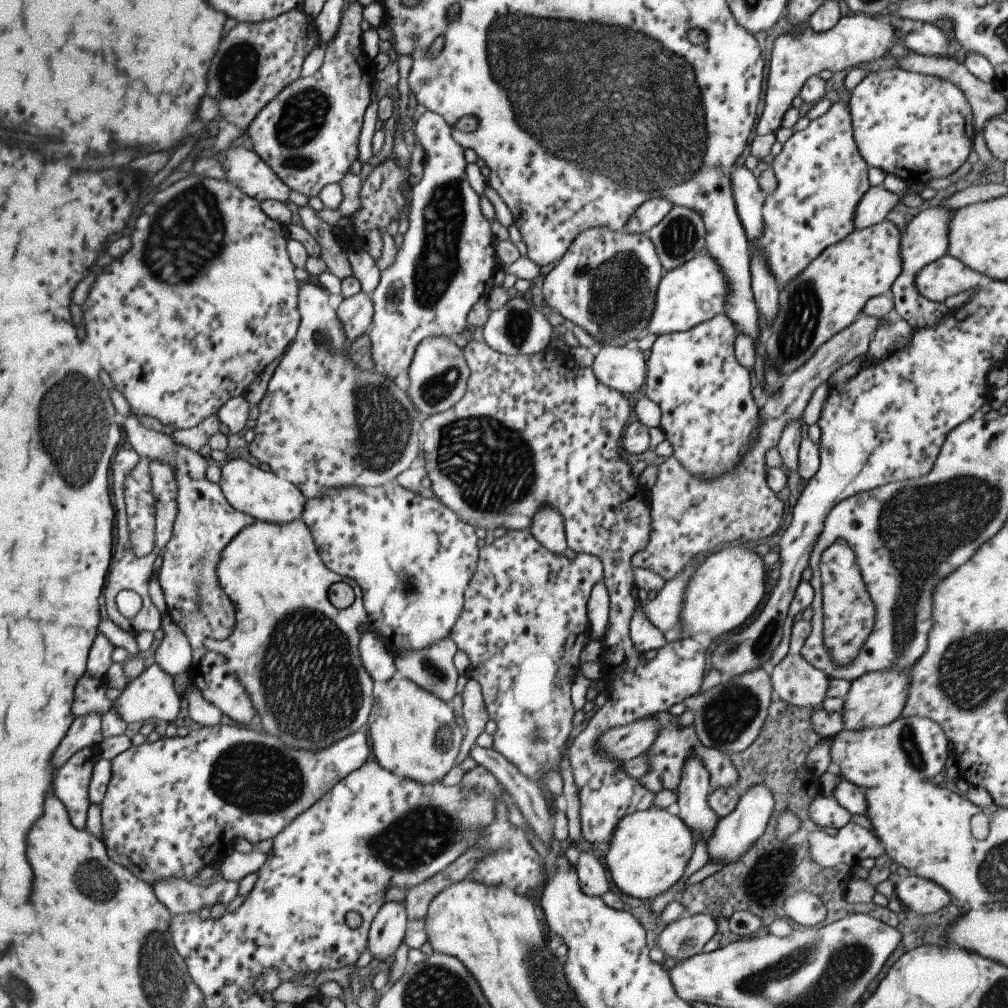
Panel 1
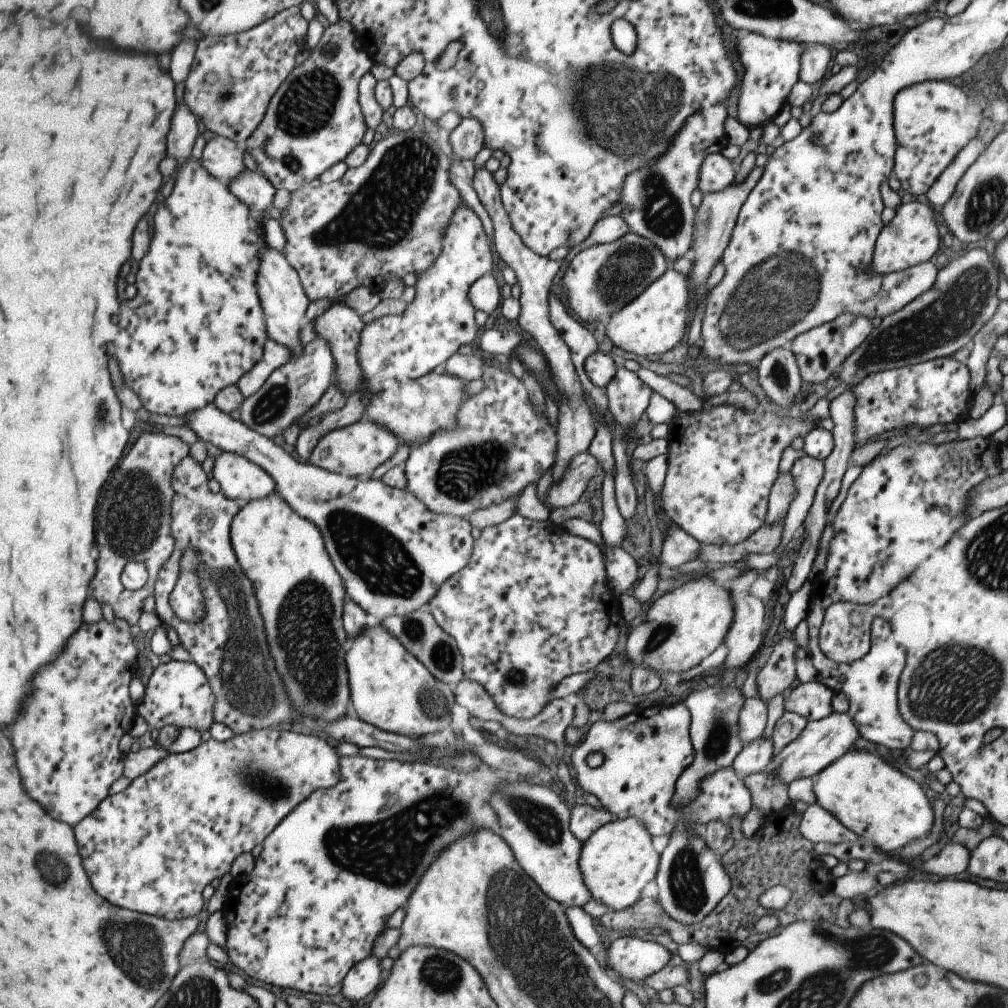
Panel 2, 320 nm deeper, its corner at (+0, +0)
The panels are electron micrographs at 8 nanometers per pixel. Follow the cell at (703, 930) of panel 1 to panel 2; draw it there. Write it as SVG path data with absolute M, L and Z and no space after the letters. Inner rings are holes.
M626 936L611 941L605 956L606 968L613 970L619 978L638 984L669 961L668 951L662 946Z

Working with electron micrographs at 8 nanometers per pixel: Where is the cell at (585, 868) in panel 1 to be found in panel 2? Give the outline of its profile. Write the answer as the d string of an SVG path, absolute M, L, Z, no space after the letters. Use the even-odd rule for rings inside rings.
M586 803L573 804L568 811L570 812L568 818L569 830L580 843L585 841L594 830L616 818L607 809L603 807L595 808Z

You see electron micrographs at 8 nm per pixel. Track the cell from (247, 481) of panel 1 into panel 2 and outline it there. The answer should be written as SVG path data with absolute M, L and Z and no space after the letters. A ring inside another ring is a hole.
M221 451L214 458L210 471L220 492L240 503L263 498L275 491L273 479L262 468L229 451Z

